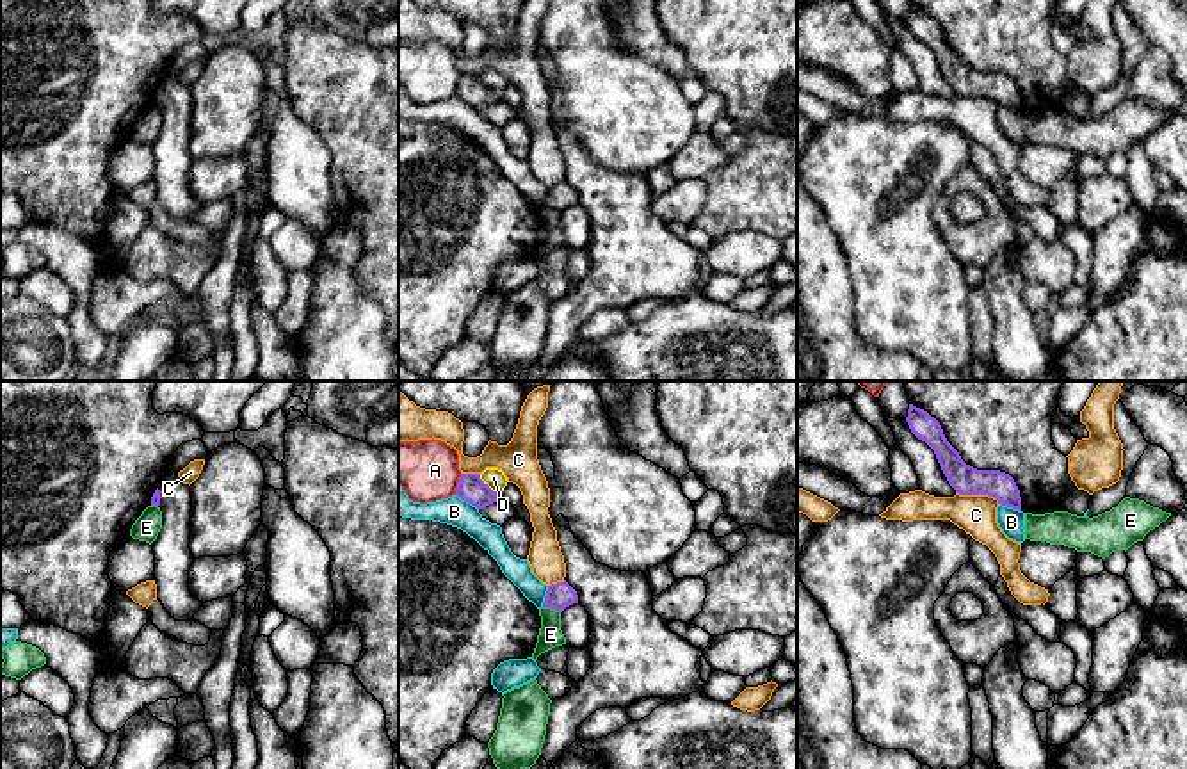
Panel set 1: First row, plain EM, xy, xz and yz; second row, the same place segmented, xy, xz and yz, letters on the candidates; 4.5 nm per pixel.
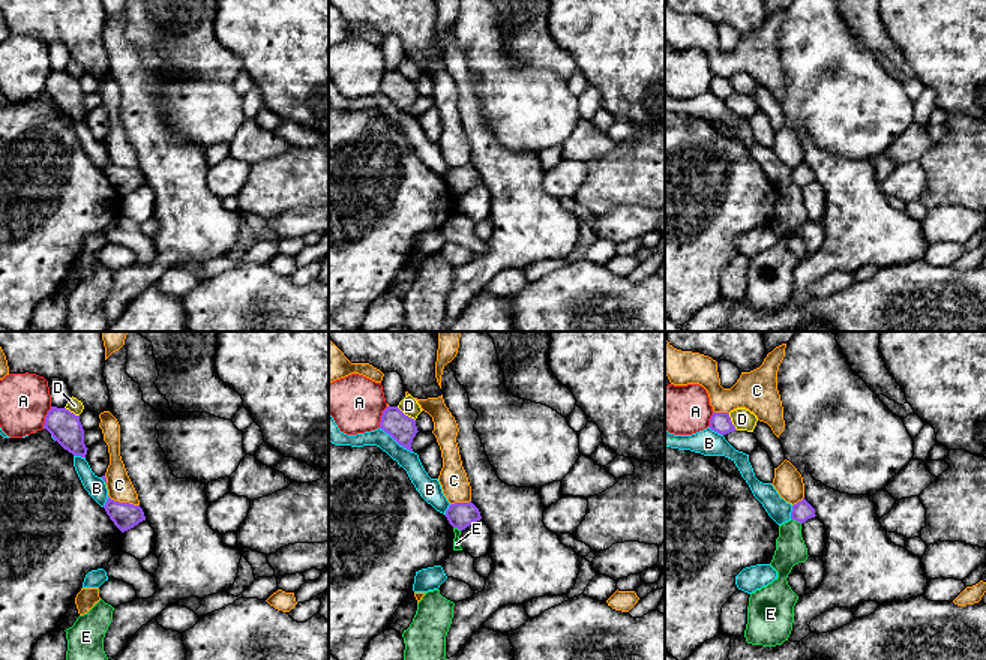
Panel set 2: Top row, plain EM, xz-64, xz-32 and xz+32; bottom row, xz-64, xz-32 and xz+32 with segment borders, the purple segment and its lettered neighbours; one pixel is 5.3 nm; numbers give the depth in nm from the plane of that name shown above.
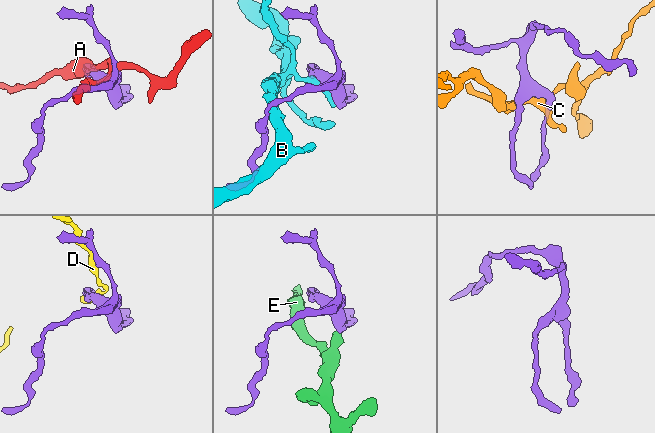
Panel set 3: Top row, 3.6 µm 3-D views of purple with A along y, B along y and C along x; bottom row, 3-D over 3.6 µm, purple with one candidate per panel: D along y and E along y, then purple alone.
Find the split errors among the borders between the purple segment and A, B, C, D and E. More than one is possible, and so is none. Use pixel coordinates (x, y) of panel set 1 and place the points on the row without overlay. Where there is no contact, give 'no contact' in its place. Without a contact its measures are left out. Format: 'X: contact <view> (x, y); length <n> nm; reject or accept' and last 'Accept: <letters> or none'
A: contact xz (458, 86); length 100 nm; reject
B: contact xz (467, 102); length 130 nm; reject
C: contact yz (977, 95); length 200 nm; reject
D: contact xz (488, 88); length 140 nm; reject
E: contact xz (552, 209); length 90 nm; reject
Accept: none

